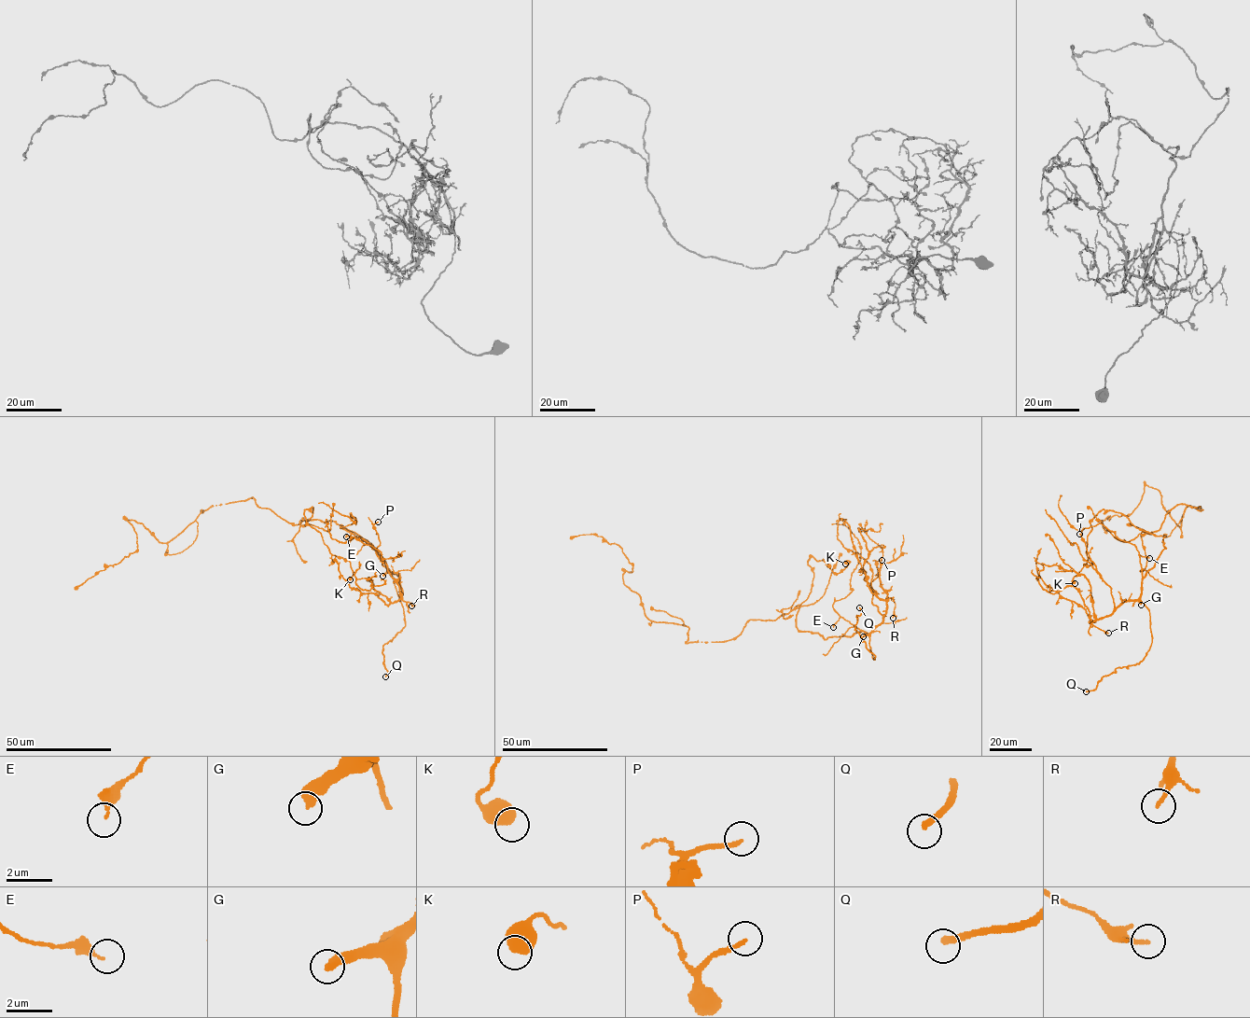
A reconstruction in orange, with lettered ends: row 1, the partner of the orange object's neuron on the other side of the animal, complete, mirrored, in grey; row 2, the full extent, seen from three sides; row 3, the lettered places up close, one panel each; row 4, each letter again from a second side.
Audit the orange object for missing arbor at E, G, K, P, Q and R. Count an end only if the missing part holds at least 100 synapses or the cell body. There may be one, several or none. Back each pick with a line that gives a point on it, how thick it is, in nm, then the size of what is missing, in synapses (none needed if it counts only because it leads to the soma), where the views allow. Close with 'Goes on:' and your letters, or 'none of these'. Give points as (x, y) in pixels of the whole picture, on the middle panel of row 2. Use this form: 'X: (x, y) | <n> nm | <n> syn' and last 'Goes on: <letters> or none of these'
G: (863, 636) | 360 nm | 350 syn
Q: (859, 607) | 240 nm
Goes on: G, Q

